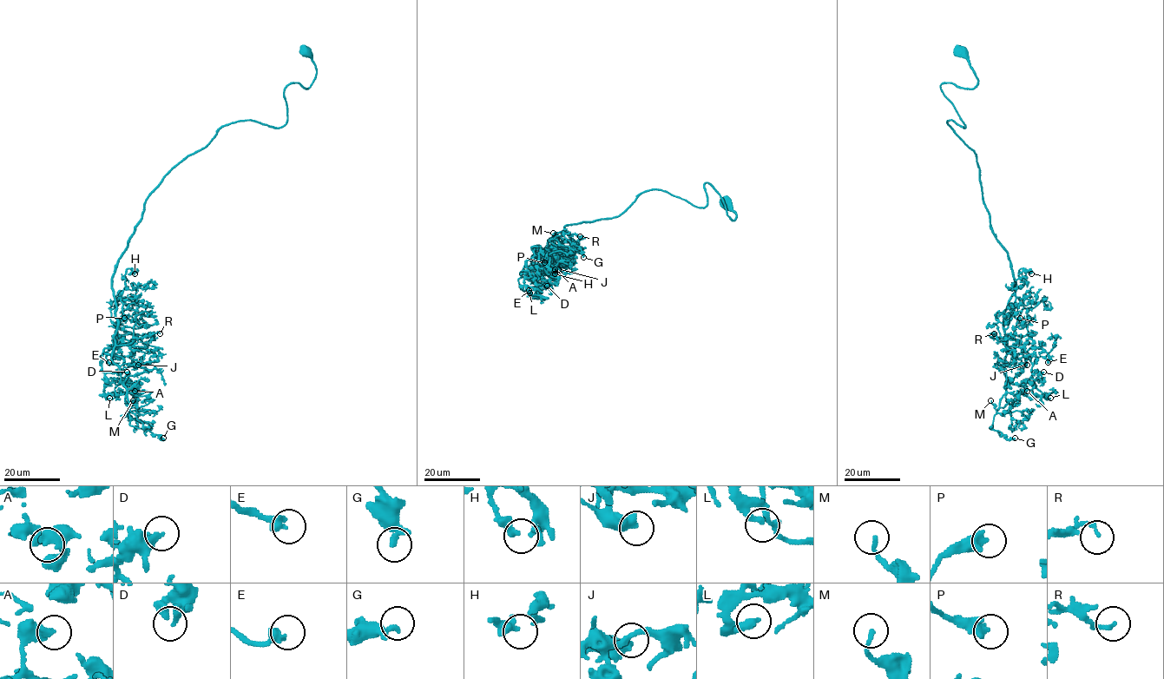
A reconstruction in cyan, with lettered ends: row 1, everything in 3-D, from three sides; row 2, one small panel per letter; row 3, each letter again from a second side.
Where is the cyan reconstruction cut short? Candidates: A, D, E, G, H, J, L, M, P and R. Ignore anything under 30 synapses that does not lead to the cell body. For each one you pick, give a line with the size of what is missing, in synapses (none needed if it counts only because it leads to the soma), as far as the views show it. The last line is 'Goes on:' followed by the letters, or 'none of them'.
E: 45 synapses
Goes on: E

